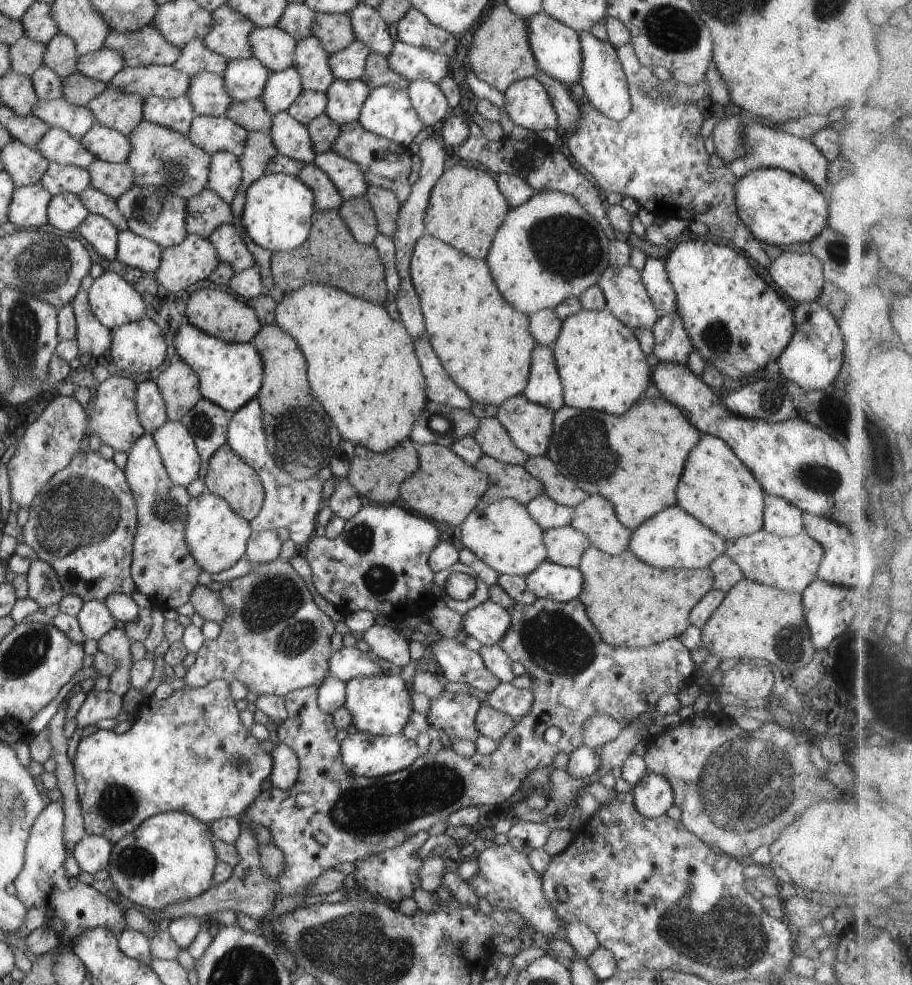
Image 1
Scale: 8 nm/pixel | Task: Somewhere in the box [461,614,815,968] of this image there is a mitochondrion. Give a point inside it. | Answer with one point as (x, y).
(742, 783)

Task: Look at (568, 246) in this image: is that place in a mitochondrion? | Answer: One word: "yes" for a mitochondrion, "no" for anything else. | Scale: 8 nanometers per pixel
yes

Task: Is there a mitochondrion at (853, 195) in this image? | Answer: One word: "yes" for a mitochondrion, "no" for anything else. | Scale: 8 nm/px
no

